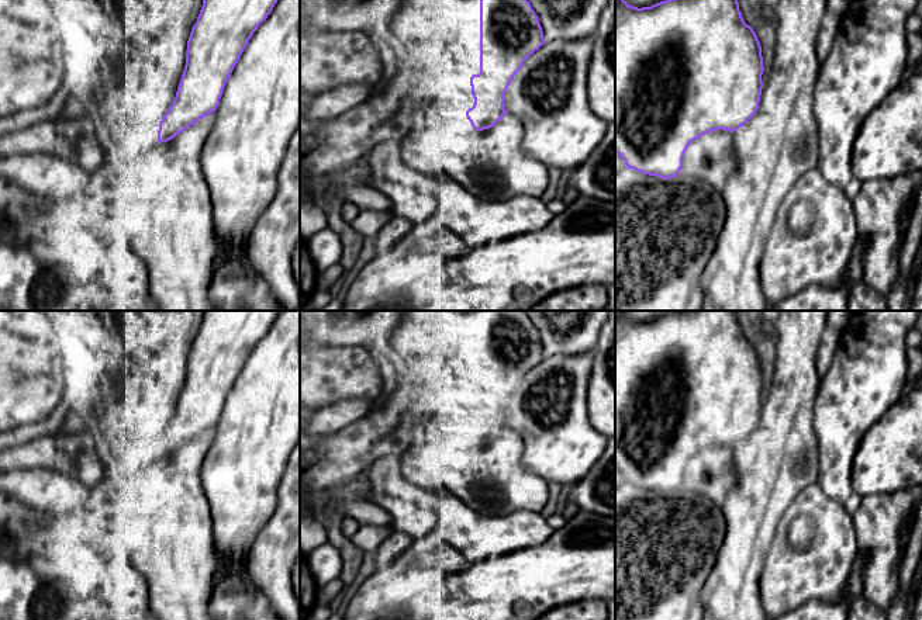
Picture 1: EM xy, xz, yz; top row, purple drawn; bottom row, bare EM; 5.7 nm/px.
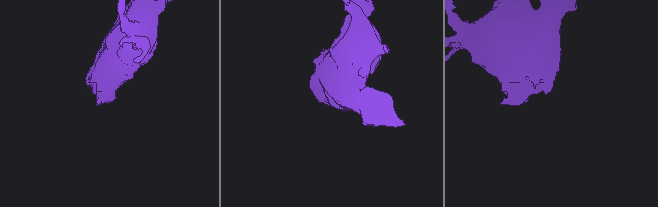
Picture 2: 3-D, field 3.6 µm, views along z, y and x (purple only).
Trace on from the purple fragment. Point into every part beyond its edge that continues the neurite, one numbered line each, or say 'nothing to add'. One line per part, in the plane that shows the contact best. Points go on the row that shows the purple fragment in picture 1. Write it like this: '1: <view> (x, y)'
nothing to add

